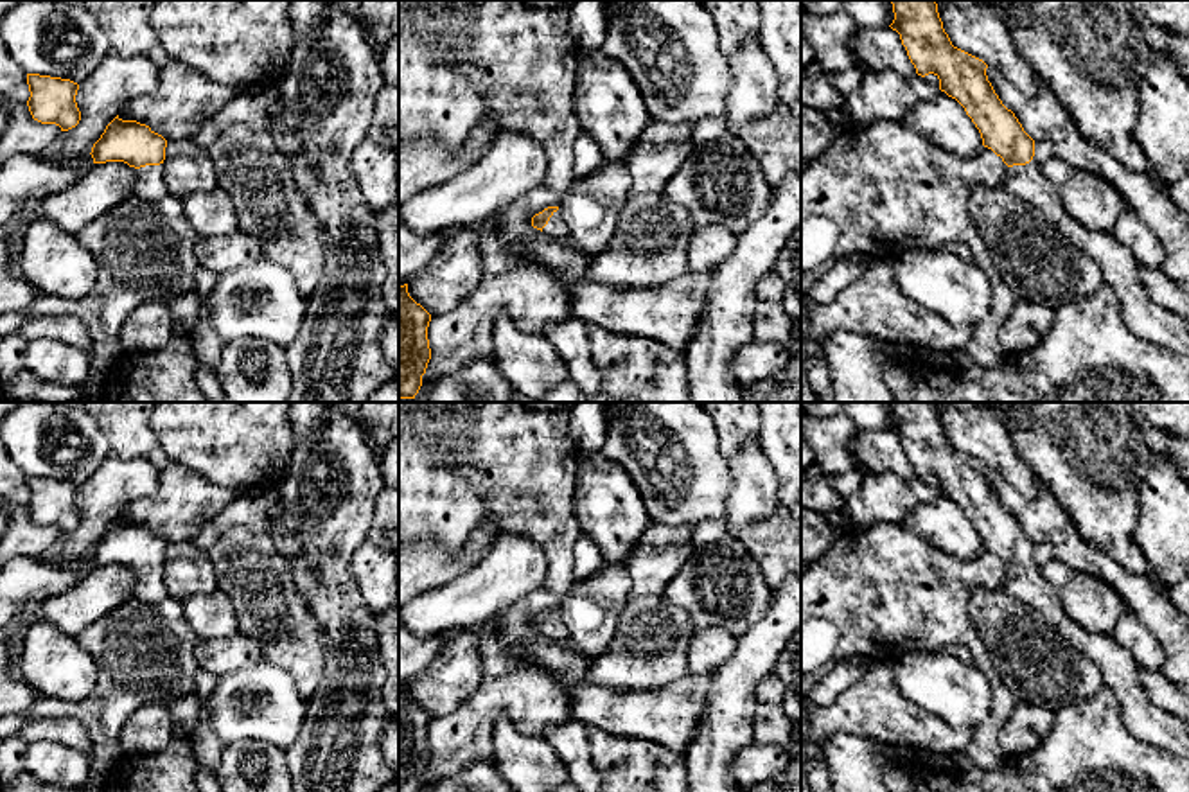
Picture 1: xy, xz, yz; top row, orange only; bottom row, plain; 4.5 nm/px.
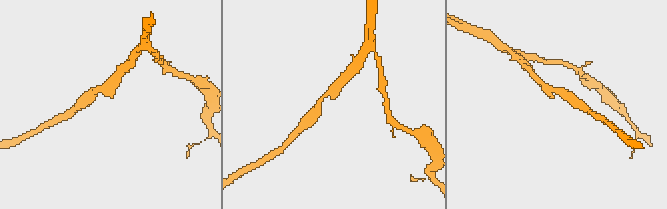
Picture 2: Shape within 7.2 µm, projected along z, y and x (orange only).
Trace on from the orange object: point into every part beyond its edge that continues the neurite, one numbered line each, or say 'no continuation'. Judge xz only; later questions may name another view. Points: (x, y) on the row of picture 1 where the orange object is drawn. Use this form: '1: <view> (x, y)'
1: xz (555, 228)

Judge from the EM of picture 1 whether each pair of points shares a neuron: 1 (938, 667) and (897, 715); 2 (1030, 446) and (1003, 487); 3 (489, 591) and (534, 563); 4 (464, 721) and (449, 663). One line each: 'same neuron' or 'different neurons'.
1: different neurons
2: different neurons
3: same neuron
4: different neurons

